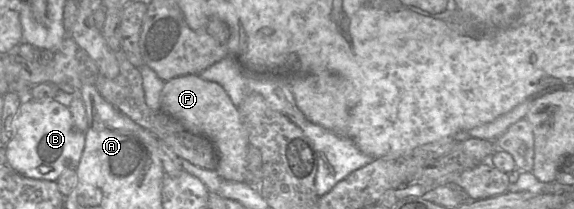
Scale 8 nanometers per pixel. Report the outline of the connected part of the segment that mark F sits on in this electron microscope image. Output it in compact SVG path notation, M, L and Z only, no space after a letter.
M185 75L166 81L161 92L161 110L177 120L192 134L206 137L214 145L218 164L216 173L224 180L249 183L247 152L248 133L238 108L221 85L206 81L199 75Z

